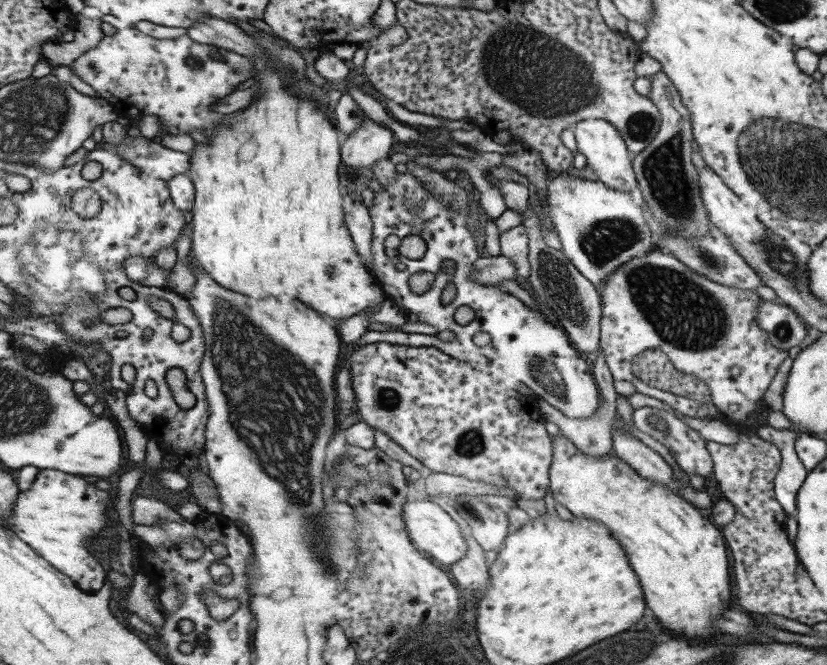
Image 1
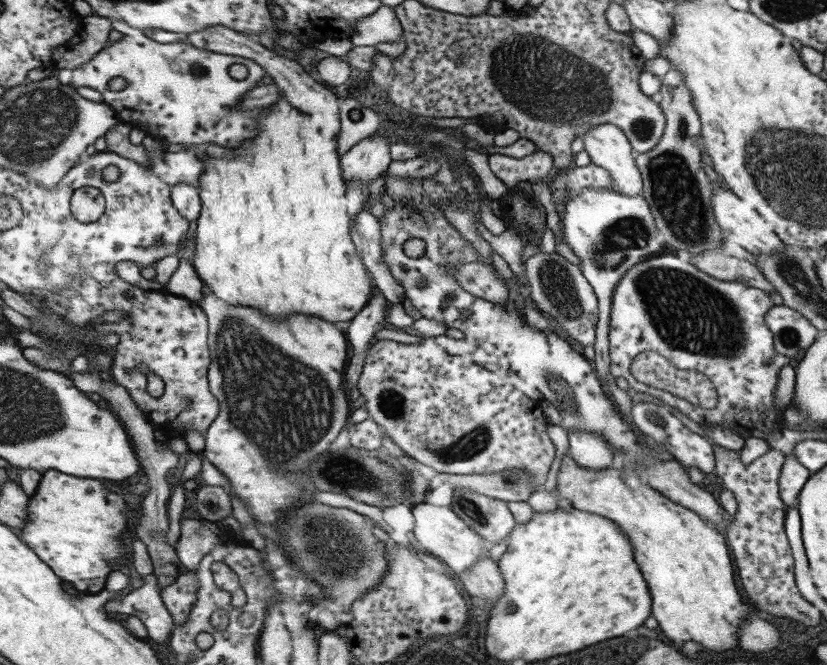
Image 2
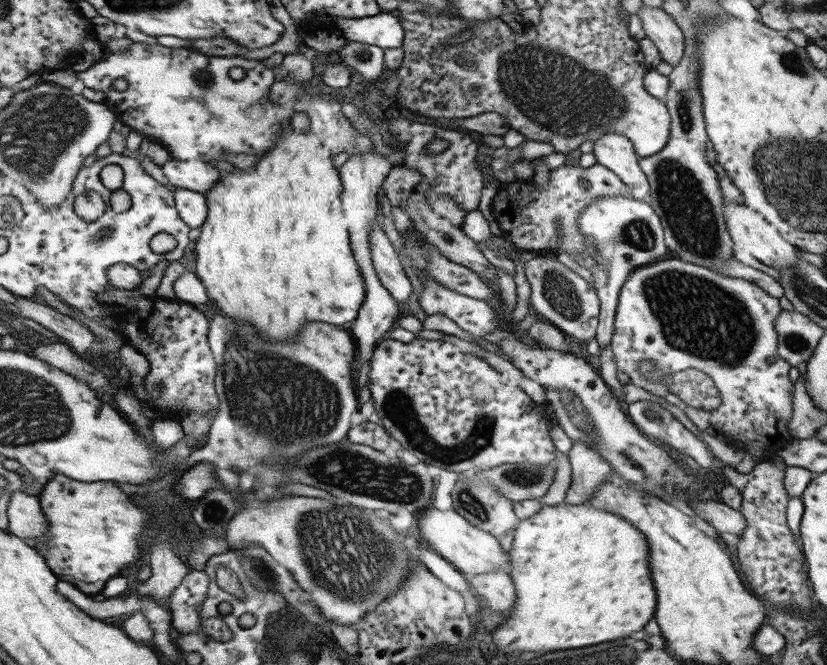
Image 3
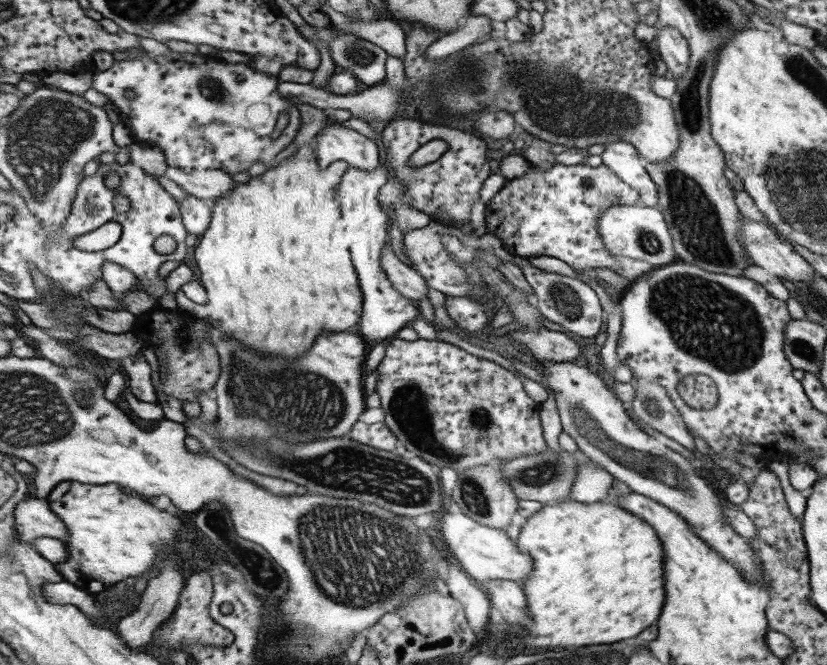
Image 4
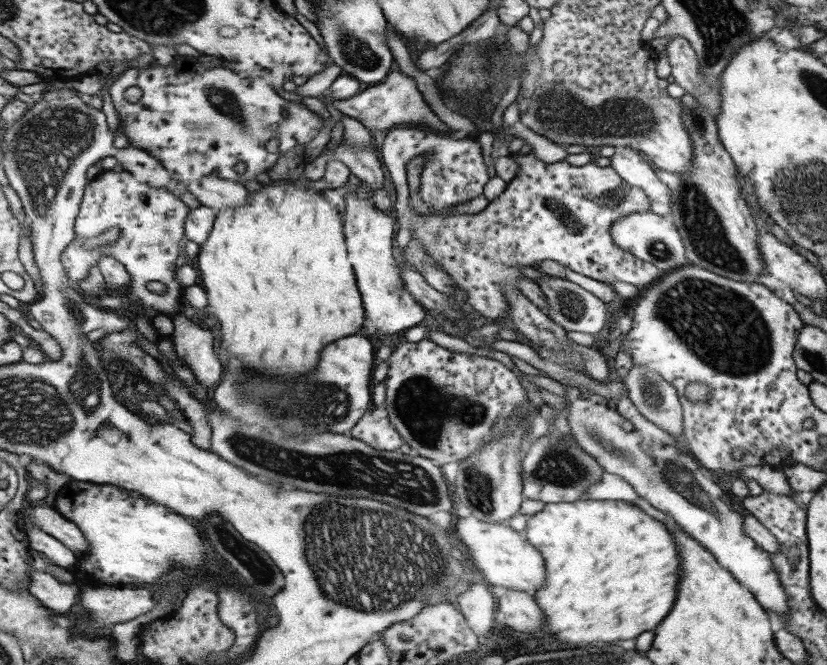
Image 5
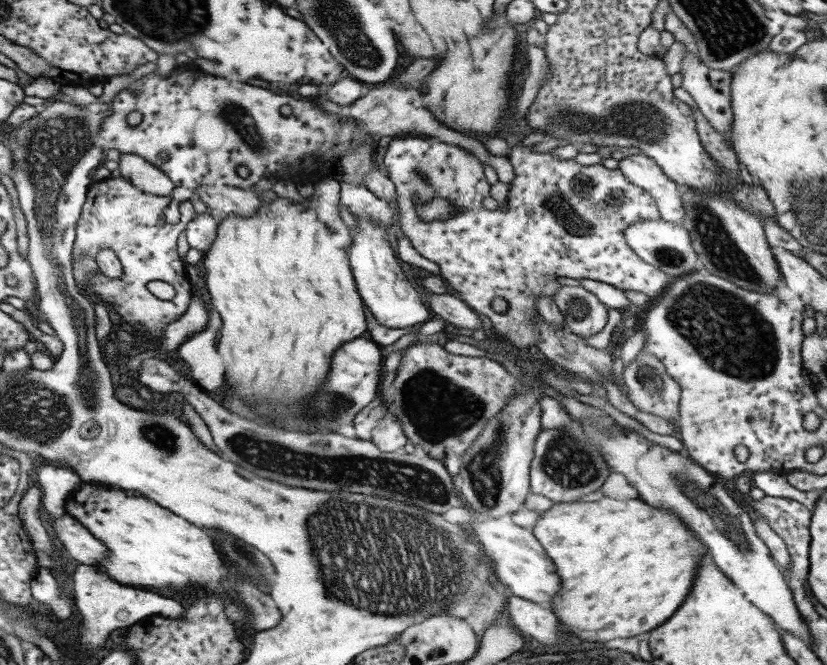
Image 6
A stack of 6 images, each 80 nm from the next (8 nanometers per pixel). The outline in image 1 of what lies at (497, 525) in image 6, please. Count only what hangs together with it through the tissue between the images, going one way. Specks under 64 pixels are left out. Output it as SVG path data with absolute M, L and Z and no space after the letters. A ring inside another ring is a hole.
M409 499L404 504L404 520L415 546L445 569L467 554L468 544L459 523L439 502Z

